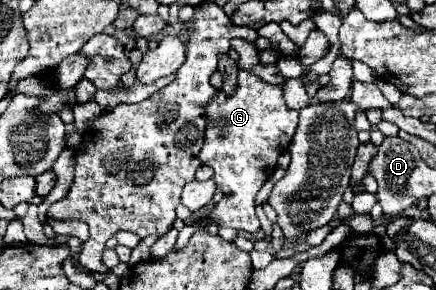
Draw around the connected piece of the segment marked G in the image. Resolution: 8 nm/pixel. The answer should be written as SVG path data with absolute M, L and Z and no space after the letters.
M239 71L235 93L225 95L219 91L207 105L205 115L209 117L209 125L205 129L199 161L215 171L213 181L223 191L223 199L211 209L203 223L257 233L261 223L255 215L255 197L275 171L279 155L289 149L297 129L299 111L285 105L281 87L269 85L249 71Z

